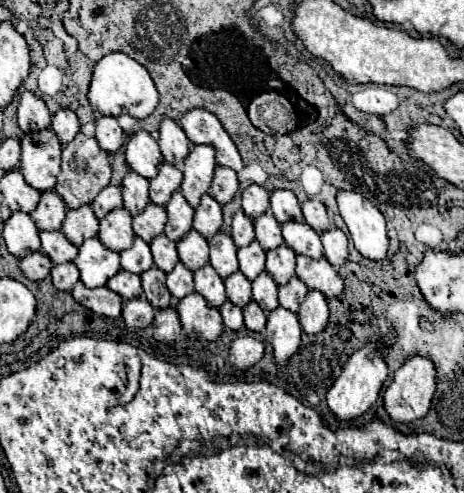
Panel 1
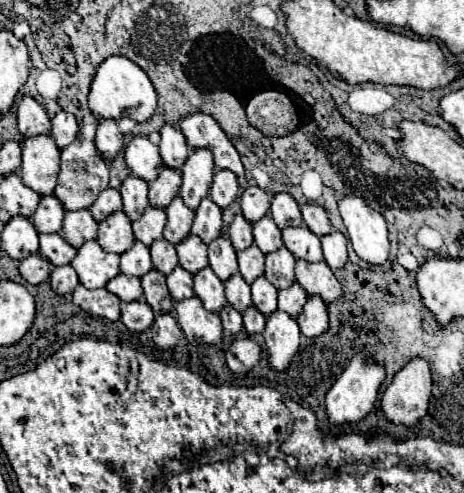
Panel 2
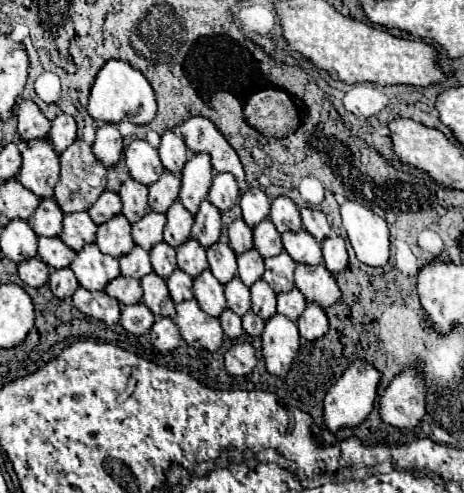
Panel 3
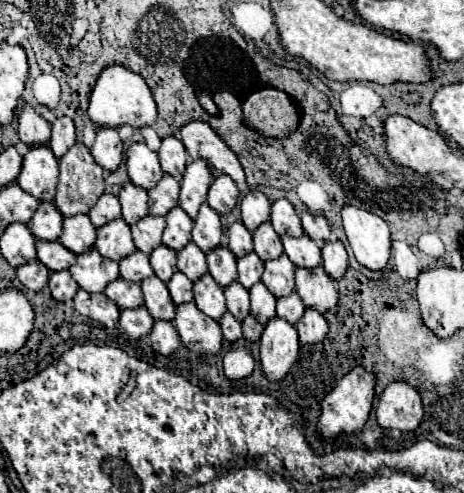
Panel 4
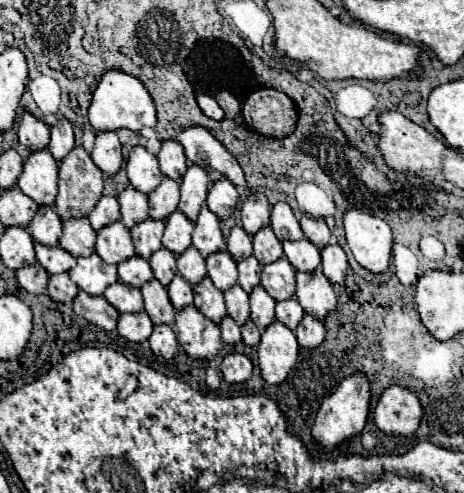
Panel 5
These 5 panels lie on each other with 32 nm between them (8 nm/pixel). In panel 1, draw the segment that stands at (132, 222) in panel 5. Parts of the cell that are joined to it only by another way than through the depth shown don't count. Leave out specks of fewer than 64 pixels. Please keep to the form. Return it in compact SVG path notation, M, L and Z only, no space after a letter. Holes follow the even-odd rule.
M130 172L122 180L122 198L124 198L124 208L130 212L130 216L138 216L150 204L148 180L136 172Z

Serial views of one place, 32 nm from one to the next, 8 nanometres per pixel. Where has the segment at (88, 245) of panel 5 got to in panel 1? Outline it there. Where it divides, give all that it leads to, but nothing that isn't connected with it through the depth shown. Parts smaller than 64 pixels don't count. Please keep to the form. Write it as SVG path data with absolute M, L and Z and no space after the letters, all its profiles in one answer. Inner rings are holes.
M80 206L76 210L68 210L64 224L62 224L64 236L74 244L80 246L84 240L98 234L98 220L90 206Z

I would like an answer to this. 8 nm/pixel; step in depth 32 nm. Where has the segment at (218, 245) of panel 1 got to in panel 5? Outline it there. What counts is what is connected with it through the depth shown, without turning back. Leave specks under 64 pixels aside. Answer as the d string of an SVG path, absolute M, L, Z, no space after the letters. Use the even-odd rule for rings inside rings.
M216 252L216 254L208 256L206 258L206 268L208 268L208 278L222 292L232 288L236 284L236 280L238 280L236 262L232 260L232 256L228 252Z

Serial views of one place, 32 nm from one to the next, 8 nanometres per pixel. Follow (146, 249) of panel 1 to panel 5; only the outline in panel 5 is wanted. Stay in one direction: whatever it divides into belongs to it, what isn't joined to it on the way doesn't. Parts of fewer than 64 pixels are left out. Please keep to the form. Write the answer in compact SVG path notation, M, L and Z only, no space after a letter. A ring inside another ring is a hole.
M132 256L130 260L122 262L118 266L118 280L126 286L134 286L134 288L142 288L144 284L148 284L148 280L152 280L152 268L144 258Z

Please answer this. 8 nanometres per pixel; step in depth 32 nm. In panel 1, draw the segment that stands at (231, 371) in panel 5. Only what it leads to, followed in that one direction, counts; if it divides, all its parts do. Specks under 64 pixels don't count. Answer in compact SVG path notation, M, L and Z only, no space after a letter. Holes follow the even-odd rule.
M248 334L248 336L240 336L232 342L228 360L234 368L248 370L262 358L262 354L264 354L264 344Z

